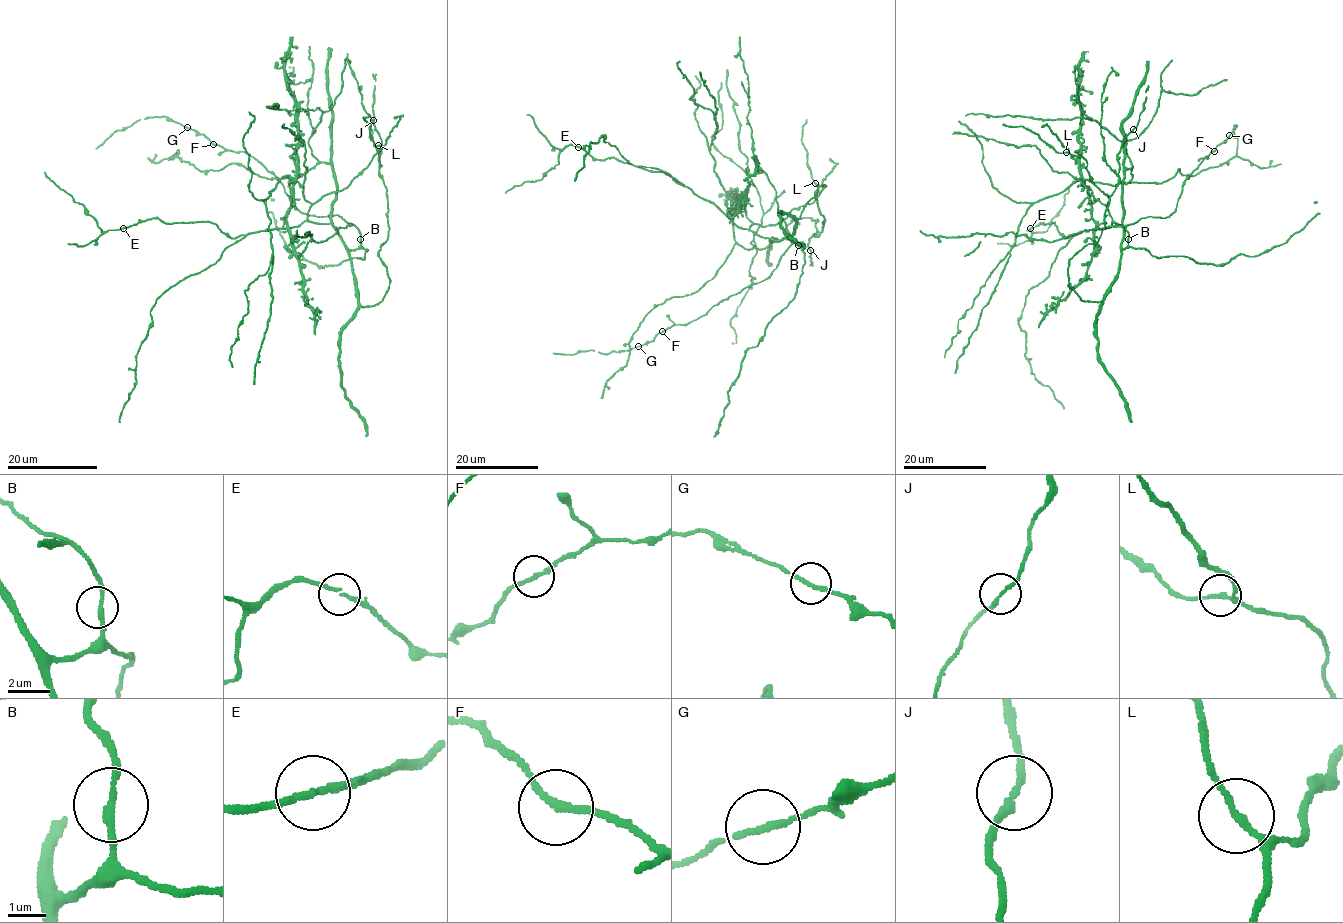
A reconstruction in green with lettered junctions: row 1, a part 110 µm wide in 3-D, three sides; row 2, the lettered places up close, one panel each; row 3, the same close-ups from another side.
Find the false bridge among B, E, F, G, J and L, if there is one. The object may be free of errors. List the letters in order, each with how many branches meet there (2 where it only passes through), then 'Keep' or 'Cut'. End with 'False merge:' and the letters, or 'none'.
B: Branches: 2. Keep
E: Branches: 2. Keep
F: Branches: 2. Keep
G: Branches: 2. Keep
J: Branches: 2. Keep
L: Branches: 2. Keep
False merge: none

